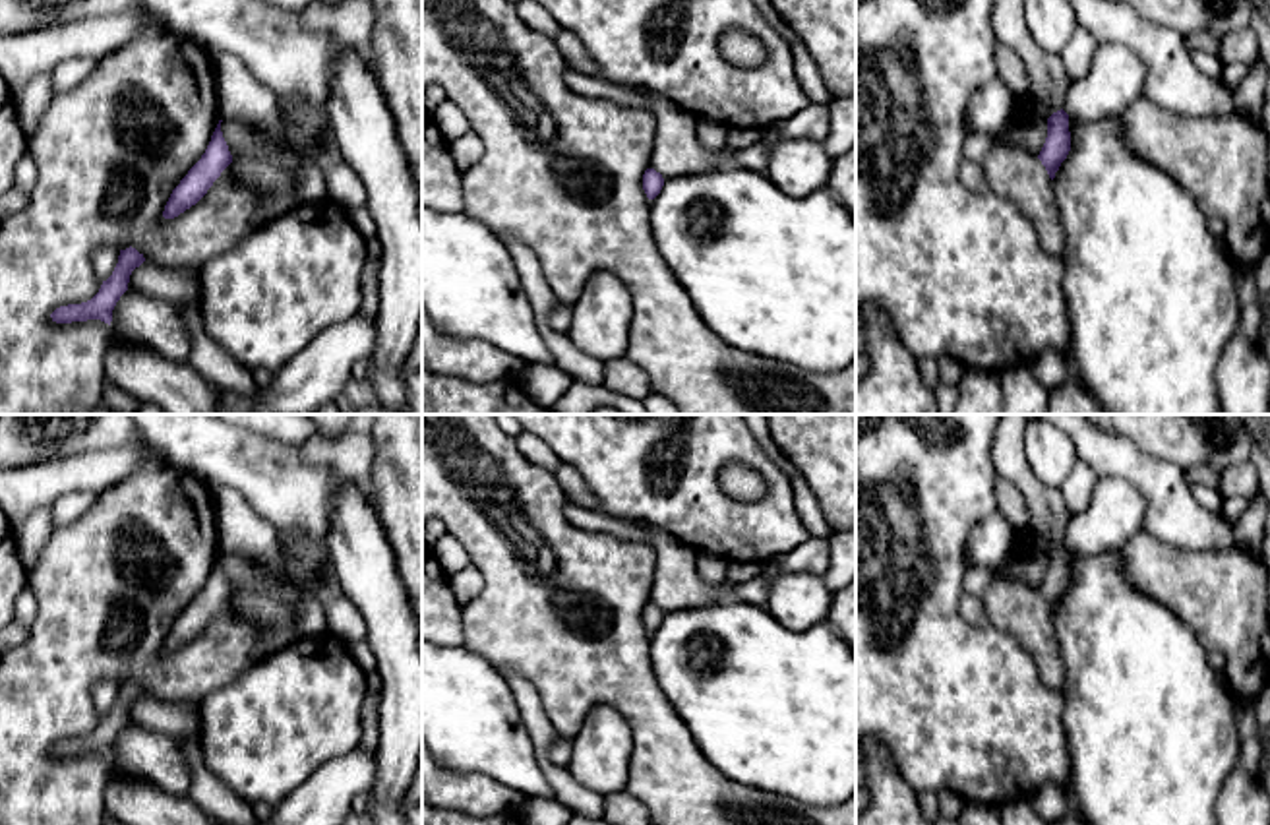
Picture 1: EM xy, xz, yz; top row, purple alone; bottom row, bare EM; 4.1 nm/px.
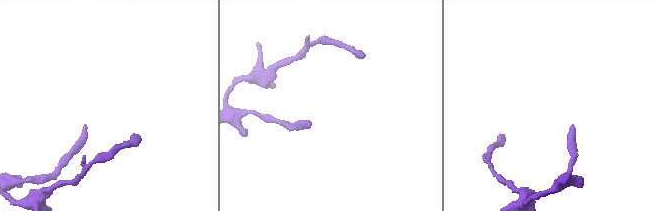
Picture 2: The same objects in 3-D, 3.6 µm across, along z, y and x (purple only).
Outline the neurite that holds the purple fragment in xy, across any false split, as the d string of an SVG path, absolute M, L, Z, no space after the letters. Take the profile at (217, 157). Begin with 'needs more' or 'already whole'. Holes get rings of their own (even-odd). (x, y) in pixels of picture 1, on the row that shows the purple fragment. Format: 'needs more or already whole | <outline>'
already whole | M219 120L201 159L172 190L163 211L165 219L174 219L192 205L196 205L207 194L213 182L221 176L221 172L232 163L232 155L221 132L221 122L223 120Z

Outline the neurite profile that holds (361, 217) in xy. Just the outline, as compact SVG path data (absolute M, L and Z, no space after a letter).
M360 207L360 209L352 211L350 221L354 223L354 227L360 230L360 234L366 240L378 238L376 223L374 223L374 219L372 219L372 215L366 207Z

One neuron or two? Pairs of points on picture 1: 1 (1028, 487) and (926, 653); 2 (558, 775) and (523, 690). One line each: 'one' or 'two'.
1: two
2: one

